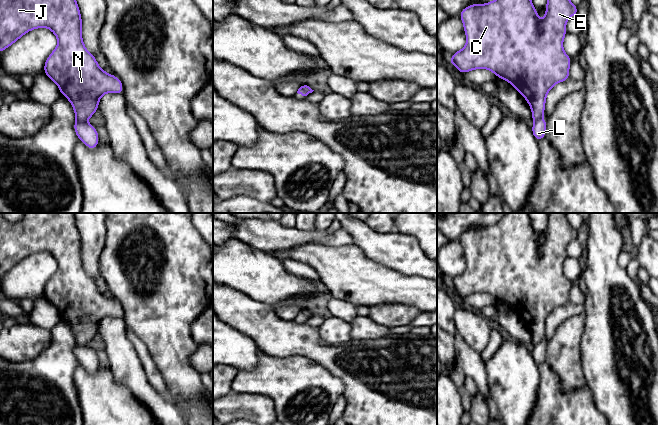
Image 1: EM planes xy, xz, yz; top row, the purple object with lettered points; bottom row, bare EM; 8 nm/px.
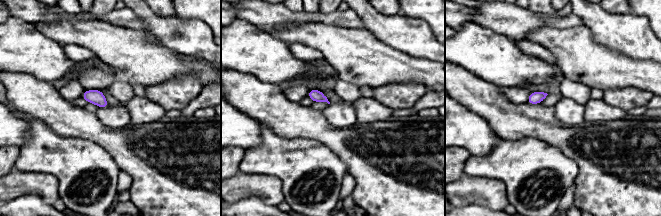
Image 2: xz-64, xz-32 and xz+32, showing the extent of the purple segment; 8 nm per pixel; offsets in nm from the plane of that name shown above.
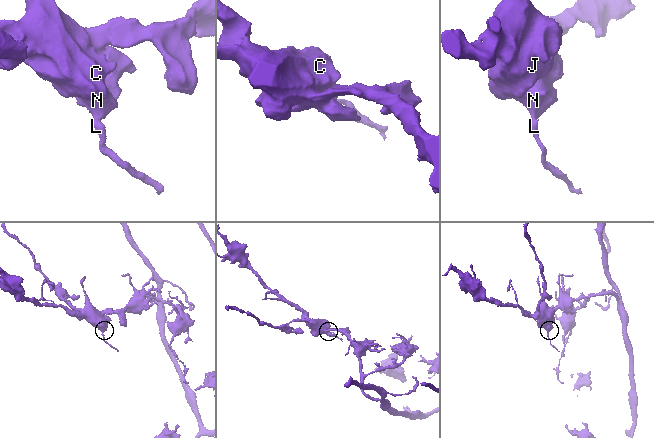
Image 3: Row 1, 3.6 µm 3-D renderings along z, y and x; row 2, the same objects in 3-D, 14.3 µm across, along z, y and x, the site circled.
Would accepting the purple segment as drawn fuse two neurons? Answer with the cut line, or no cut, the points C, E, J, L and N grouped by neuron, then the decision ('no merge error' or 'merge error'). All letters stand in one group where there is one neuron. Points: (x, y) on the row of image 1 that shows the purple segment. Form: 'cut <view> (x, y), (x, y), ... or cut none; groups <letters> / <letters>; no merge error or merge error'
cut xy (77, 118), (84, 121); groups C E J N / L; merge error

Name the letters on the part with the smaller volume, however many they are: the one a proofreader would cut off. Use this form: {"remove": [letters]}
{"remove": ["L"]}

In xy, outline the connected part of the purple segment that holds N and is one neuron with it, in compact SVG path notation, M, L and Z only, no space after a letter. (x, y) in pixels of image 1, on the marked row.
M0 0L0 54L27 32L48 28L58 39L57 47L44 64L44 73L54 81L71 103L75 116L86 121L98 110L99 100L106 93L123 94L121 80L106 73L84 45L82 19L76 0Z

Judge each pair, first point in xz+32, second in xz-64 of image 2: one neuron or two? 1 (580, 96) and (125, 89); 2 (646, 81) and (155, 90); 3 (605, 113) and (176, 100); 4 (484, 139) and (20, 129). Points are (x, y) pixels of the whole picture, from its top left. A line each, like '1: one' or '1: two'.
1: one
2: two
3: two
4: one

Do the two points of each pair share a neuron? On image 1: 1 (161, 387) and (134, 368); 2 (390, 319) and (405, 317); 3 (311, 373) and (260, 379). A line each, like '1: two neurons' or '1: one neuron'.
1: two neurons
2: one neuron
3: one neuron

